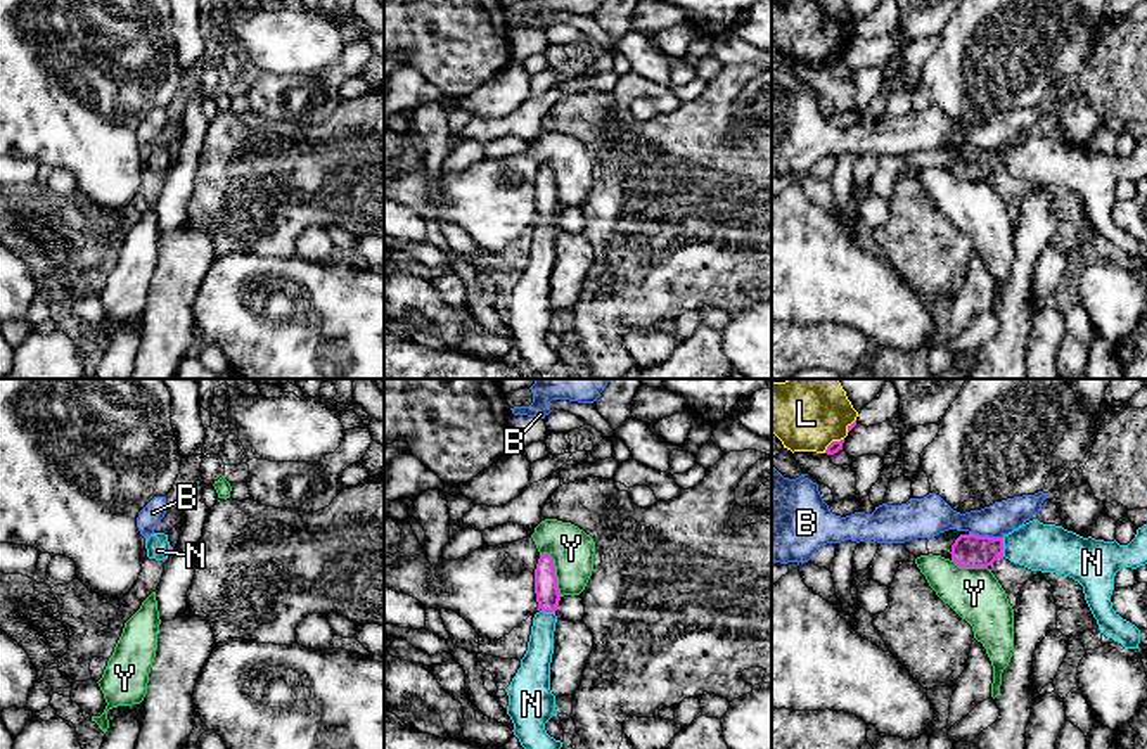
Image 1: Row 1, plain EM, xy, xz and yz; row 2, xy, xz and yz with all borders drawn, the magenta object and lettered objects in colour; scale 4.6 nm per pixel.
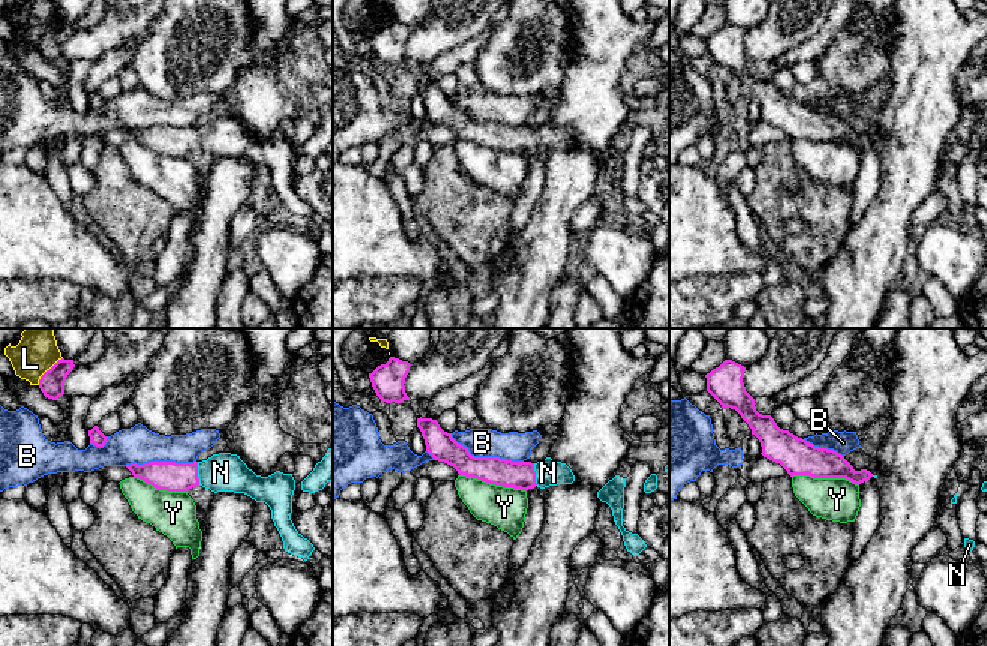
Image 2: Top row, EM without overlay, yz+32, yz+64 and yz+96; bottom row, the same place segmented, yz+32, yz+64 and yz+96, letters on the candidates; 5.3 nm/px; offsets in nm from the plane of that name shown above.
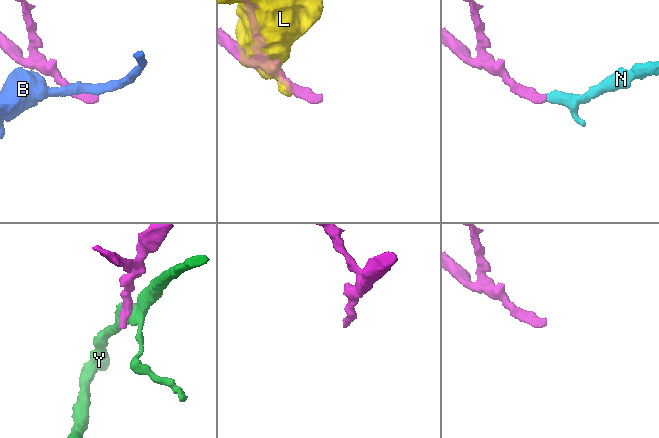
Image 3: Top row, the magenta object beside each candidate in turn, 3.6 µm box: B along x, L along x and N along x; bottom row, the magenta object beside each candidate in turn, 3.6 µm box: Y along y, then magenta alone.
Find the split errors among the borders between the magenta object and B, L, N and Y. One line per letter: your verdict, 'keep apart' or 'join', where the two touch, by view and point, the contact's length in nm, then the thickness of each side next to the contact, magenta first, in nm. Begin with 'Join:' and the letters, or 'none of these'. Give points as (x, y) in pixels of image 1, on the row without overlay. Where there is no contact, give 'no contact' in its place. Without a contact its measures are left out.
Join: N
B: keep apart | yz (986, 149) | 160 nm | 160/160 nm
L: keep apart | yz (833, 54) | 120 nm | 60/300 nm
N: join | yz (1002, 160) | 90 nm | 160/220 nm
Y: keep apart | xz (554, 185) | 220 nm | 110/200 nm

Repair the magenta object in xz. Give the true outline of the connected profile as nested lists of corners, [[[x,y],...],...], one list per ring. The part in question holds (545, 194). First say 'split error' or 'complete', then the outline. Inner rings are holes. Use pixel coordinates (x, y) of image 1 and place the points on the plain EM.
split error; [[[548,166],[538,171],[535,206],[540,223],[533,230],[521,280],[505,304],[509,308],[507,327],[514,336],[514,348],[533,375],[543,375],[562,360],[562,355],[550,349],[545,342],[545,336],[557,327],[555,308],[550,303],[550,275],[557,235],[555,223],[561,213],[554,171]]]

